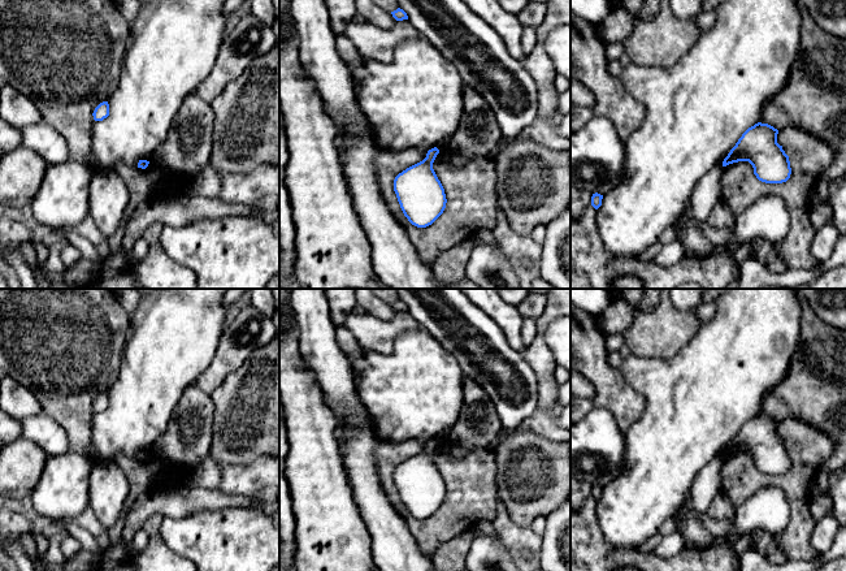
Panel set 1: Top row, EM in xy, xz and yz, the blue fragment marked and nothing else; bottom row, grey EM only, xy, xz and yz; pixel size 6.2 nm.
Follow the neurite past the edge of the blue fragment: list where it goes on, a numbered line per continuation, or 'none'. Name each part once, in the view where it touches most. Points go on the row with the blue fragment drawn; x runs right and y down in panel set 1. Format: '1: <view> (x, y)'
none

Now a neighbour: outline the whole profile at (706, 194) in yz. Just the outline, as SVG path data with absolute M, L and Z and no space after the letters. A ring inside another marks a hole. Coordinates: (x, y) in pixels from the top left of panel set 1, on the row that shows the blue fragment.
M723 163L710 170L694 187L690 199L690 213L698 221L707 221L715 204L720 200Z

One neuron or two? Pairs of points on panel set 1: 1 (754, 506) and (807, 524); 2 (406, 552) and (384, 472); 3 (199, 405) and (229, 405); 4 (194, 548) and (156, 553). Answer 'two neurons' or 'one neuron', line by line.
1: two neurons
2: two neurons
3: two neurons
4: two neurons

